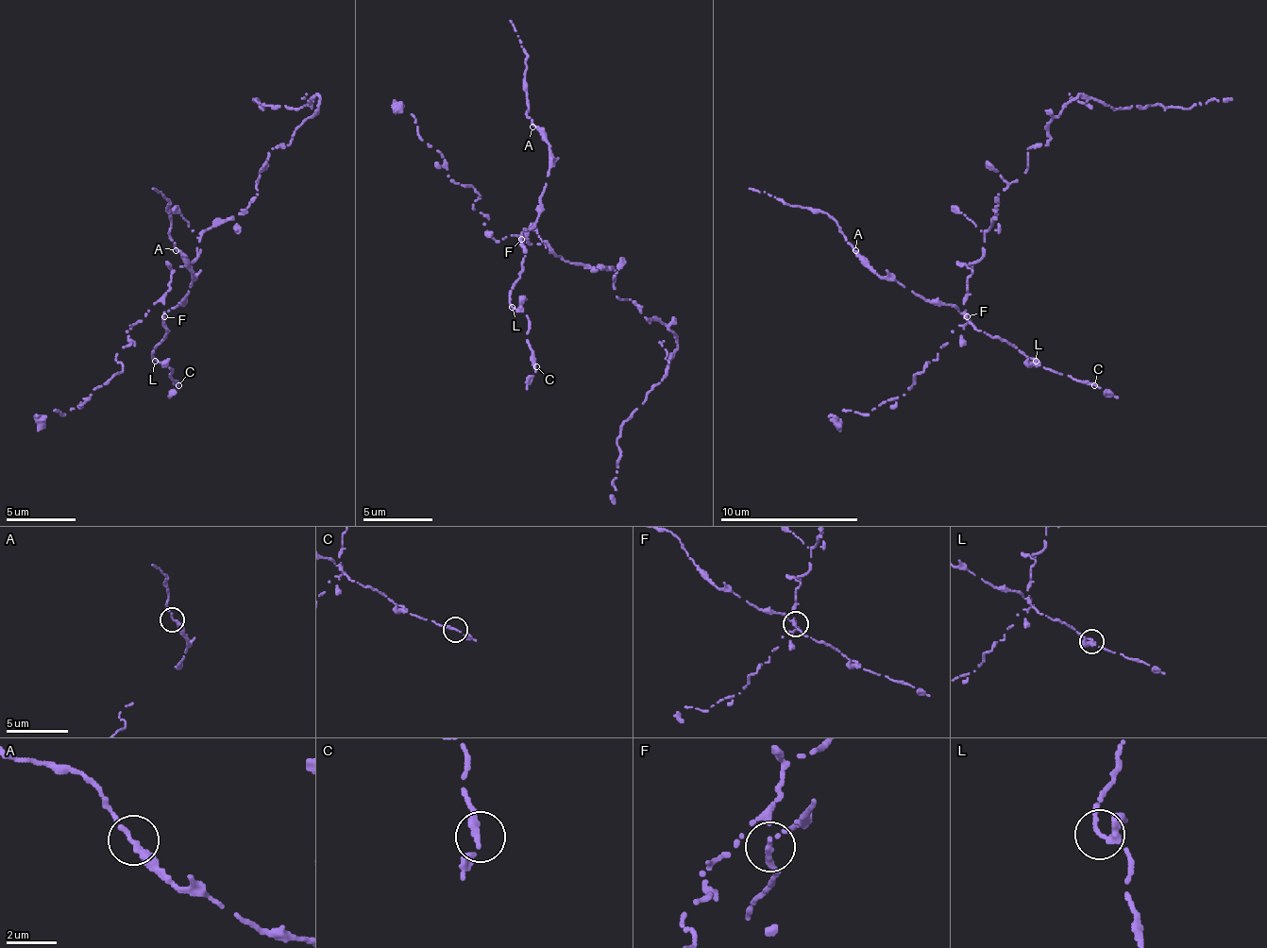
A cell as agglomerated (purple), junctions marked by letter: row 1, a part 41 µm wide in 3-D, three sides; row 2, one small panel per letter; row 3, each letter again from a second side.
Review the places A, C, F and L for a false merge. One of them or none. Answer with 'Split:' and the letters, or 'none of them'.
Split: F

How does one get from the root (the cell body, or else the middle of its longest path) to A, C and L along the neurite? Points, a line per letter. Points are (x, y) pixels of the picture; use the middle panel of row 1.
A: (574, 265), (553, 255), (543, 241), (532, 245), (522, 238), (540, 213), (550, 168), (550, 144), (532, 126)
C: (574, 265), (522, 234), (522, 273), (508, 296), (529, 321), (526, 342), (536, 366)
L: (574, 265), (553, 255), (543, 241), (532, 245), (522, 238), (526, 230), (522, 273), (508, 294), (512, 307)

